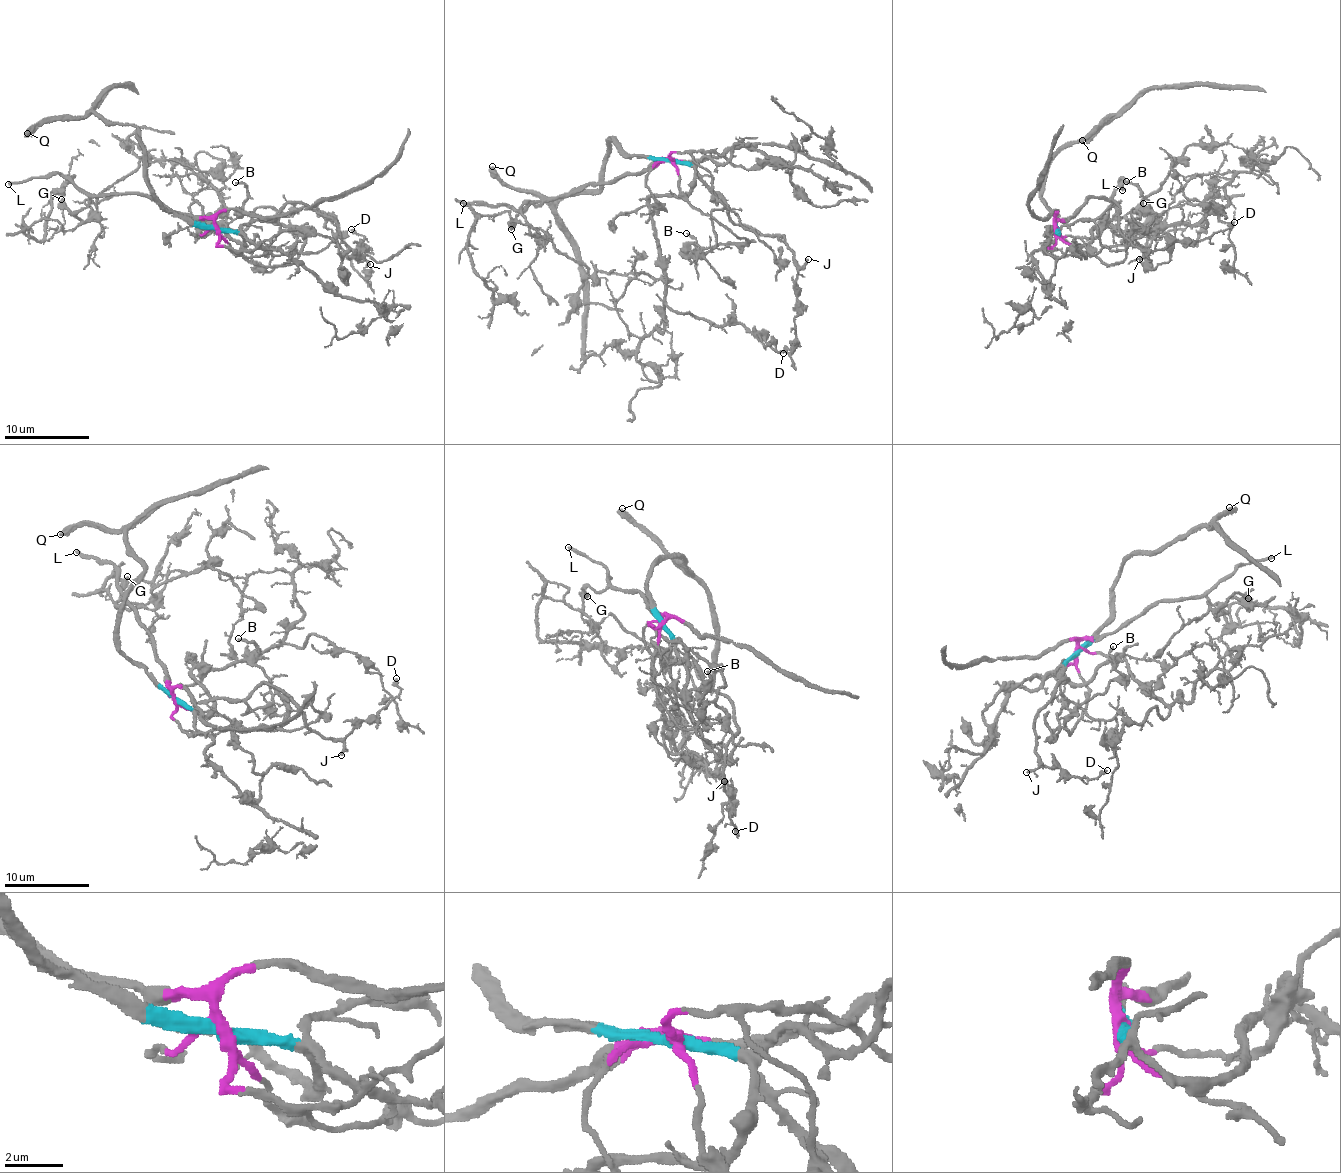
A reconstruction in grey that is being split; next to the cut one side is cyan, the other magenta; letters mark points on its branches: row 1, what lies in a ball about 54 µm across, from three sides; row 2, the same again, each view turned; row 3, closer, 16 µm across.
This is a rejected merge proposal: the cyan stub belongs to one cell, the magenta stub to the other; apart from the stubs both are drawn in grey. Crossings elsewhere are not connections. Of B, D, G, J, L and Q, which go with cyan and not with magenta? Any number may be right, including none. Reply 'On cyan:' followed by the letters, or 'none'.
On cyan: D, J, Q

